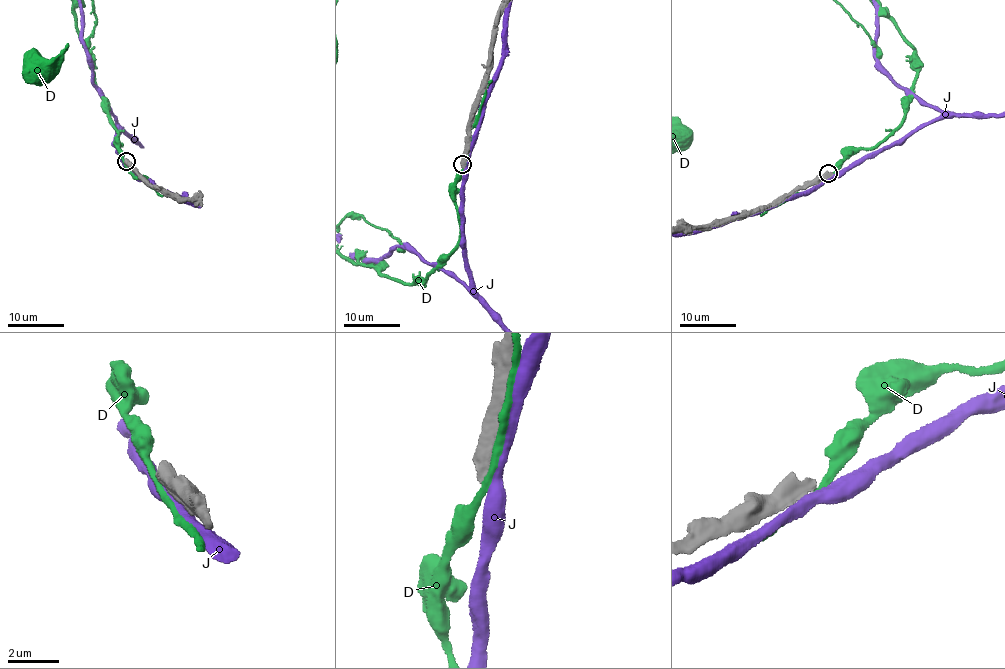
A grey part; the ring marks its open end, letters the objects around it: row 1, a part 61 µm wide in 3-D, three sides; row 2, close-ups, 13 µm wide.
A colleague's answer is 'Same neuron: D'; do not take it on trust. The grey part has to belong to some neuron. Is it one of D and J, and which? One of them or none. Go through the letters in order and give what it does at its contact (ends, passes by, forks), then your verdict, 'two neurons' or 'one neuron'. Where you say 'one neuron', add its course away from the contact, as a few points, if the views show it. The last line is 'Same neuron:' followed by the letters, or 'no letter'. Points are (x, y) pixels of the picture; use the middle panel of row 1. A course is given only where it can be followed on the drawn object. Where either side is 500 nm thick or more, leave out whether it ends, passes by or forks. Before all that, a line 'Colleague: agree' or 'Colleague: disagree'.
Colleague: disagree
D: two neurons
J: two neurons
Same neuron: no letter

